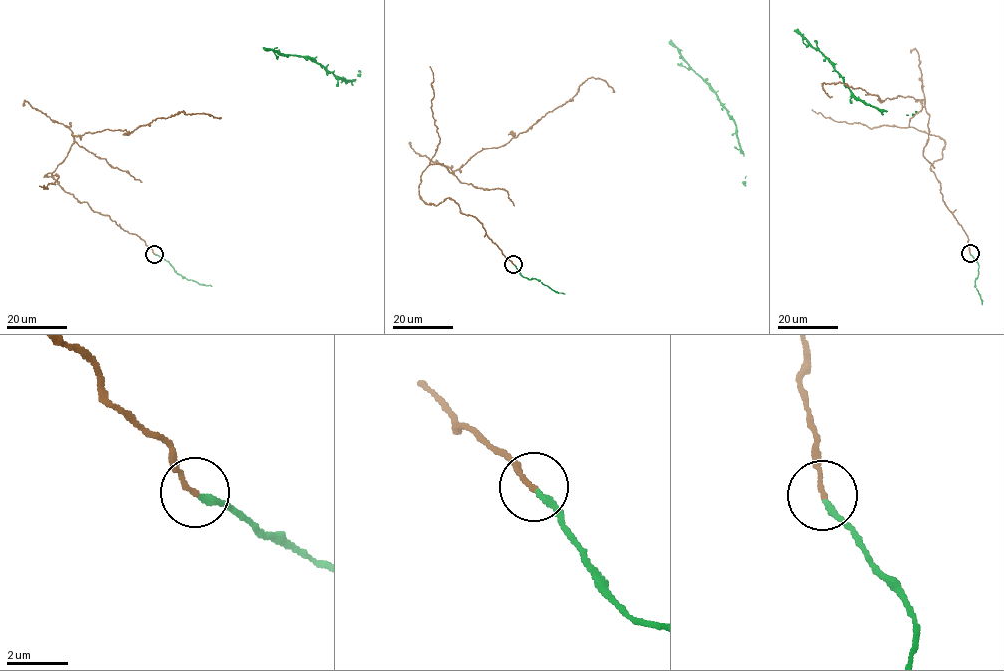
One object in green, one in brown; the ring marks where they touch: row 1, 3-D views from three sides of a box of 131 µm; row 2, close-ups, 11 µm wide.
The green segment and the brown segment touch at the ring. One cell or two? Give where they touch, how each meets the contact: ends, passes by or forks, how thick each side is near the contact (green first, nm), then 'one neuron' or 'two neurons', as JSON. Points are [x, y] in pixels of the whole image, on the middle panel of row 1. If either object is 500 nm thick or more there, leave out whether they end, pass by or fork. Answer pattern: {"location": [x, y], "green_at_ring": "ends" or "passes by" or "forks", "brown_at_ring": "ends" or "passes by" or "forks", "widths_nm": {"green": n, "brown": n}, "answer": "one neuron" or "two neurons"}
{"location": [513, 264], "green_at_ring": "ends", "brown_at_ring": "ends", "widths_nm": {"green": 220, "brown": 150}, "answer": "two neurons"}

